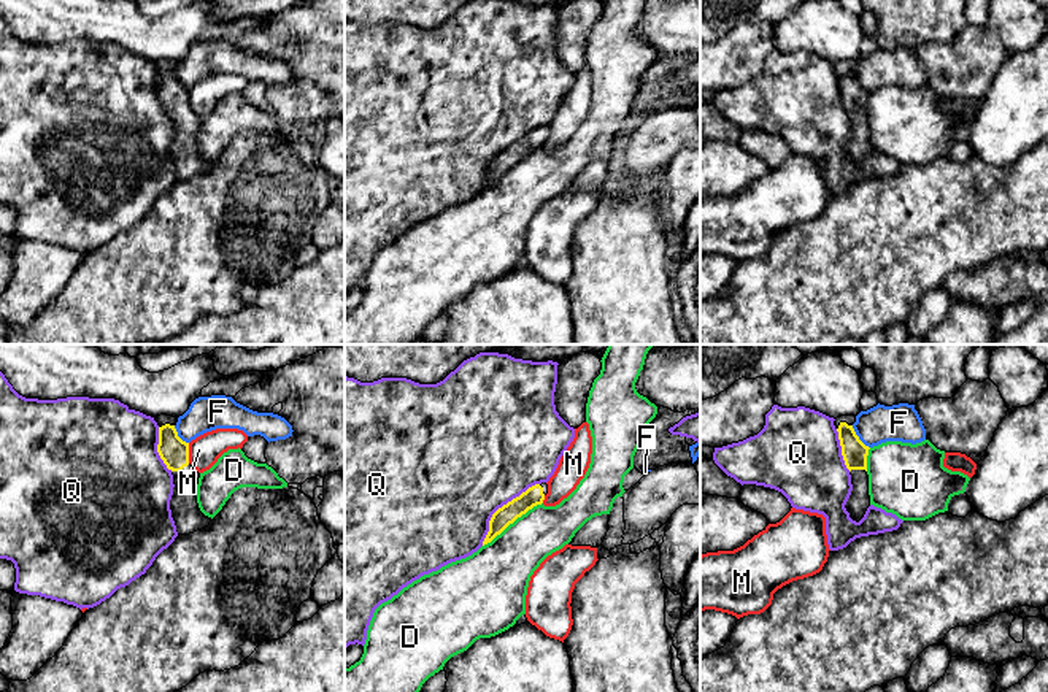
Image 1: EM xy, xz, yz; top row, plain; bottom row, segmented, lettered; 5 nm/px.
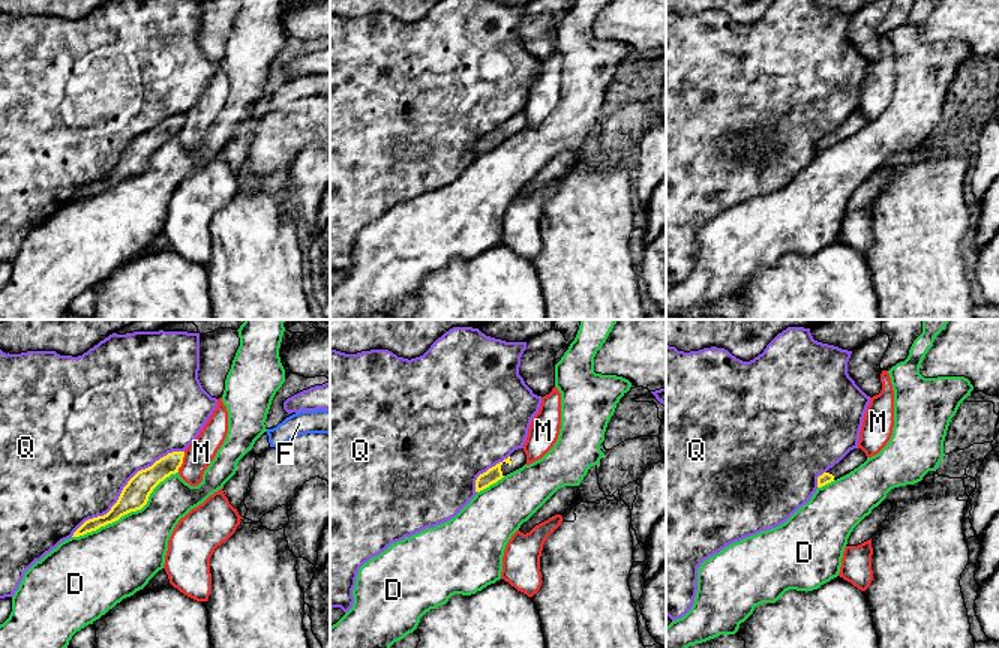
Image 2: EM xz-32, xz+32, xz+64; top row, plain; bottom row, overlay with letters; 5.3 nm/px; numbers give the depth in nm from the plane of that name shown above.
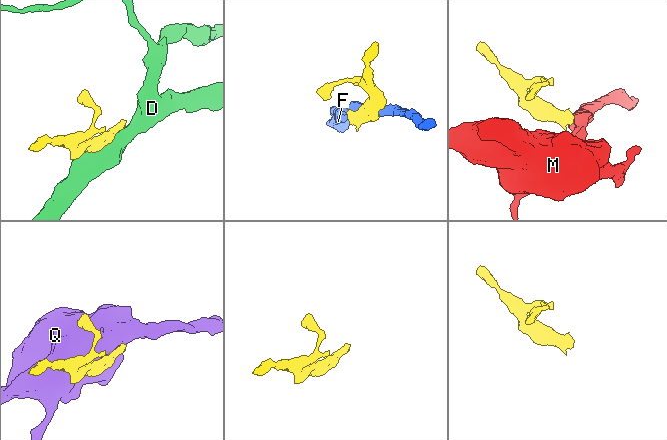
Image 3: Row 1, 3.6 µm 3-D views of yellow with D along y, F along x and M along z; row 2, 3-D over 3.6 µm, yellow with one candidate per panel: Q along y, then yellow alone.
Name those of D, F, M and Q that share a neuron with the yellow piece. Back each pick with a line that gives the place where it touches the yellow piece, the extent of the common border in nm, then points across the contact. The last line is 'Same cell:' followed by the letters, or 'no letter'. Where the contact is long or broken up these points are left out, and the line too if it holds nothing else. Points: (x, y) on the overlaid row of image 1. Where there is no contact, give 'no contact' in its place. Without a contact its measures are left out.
Same cell: no letter

